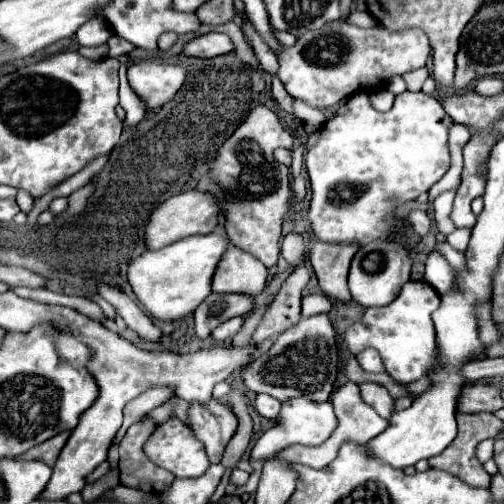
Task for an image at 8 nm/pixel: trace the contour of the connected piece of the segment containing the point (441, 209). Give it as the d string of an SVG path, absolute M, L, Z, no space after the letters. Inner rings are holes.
M442 192L436 200L434 200L434 222L436 222L436 228L442 232L442 234L450 234L454 232L454 224L450 220L450 212L452 212L452 200L454 200L454 192Z

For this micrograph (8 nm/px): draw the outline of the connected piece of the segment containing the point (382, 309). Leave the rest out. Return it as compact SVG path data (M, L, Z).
M410 280L402 286L398 298L386 306L372 306L364 312L362 320L352 324L344 332L344 340L352 354L364 348L376 348L386 372L402 382L410 384L420 380L422 376L430 374L434 368L440 366L438 360L438 344L436 344L436 330L432 322L432 314L440 308L440 294L424 280Z

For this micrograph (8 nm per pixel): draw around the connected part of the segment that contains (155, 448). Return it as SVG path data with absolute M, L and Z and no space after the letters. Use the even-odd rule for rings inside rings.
M170 418L168 422L160 424L154 434L148 438L148 442L144 444L144 454L160 468L172 472L176 478L198 478L202 476L210 462L208 456L204 452L204 444L200 440L196 440L196 436L192 434L192 430L178 418Z

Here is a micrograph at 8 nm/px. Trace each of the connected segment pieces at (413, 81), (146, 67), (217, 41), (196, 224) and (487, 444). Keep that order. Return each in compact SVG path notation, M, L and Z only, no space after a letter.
M420 68L420 70L414 70L414 72L408 72L406 76L402 76L404 82L408 84L408 90L420 90L424 80L428 78L428 70L426 68Z
M158 60L136 62L128 68L130 88L146 104L146 114L160 110L178 92L186 78L186 70L178 64L162 64Z
M218 32L196 36L184 46L184 54L194 58L214 58L214 56L228 54L232 50L234 50L232 40L226 34L218 34Z
M188 190L182 194L176 194L168 200L164 200L162 204L158 204L154 208L154 212L150 214L150 220L144 228L144 242L146 242L146 250L160 250L176 240L182 240L186 236L194 236L194 234L210 234L218 222L218 214L220 214L220 206L218 200L206 192L198 192L198 190Z
M484 440L484 442L478 444L476 456L478 456L478 460L480 460L482 464L494 456L494 454L492 454L492 446L494 446L494 440Z

